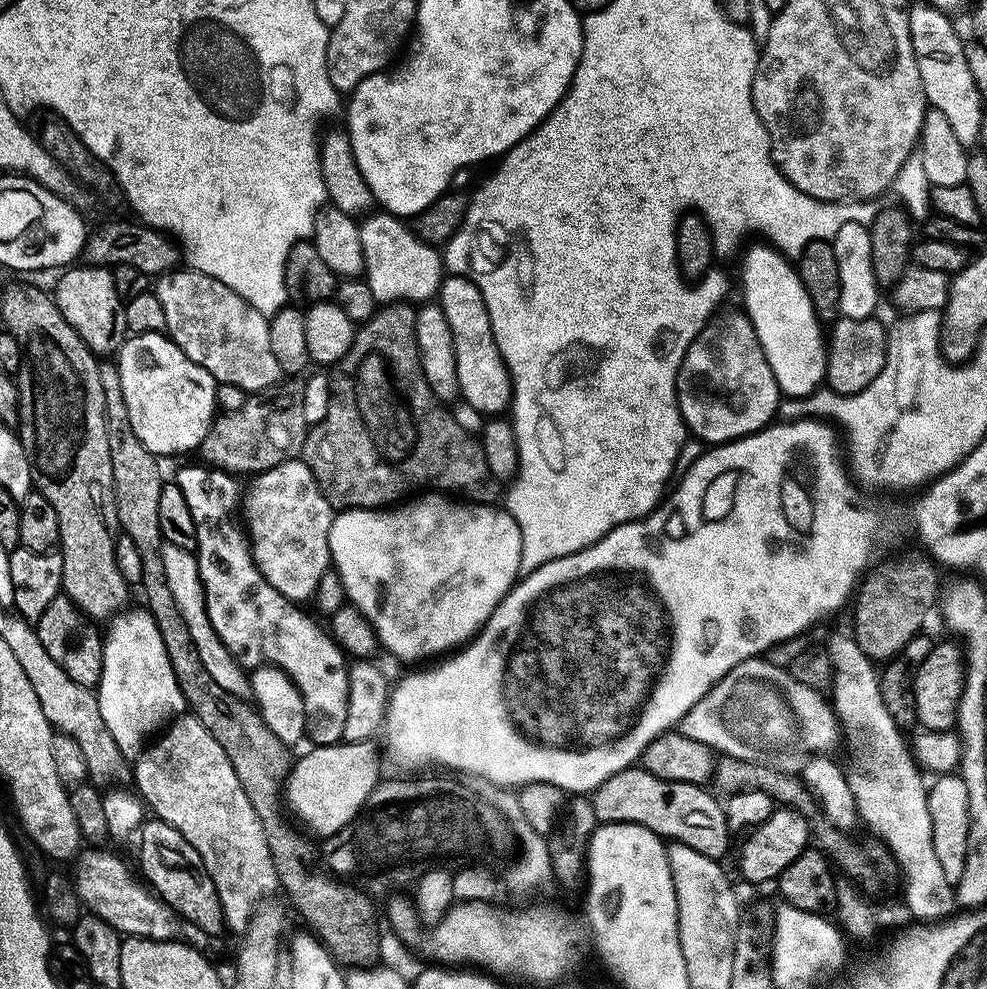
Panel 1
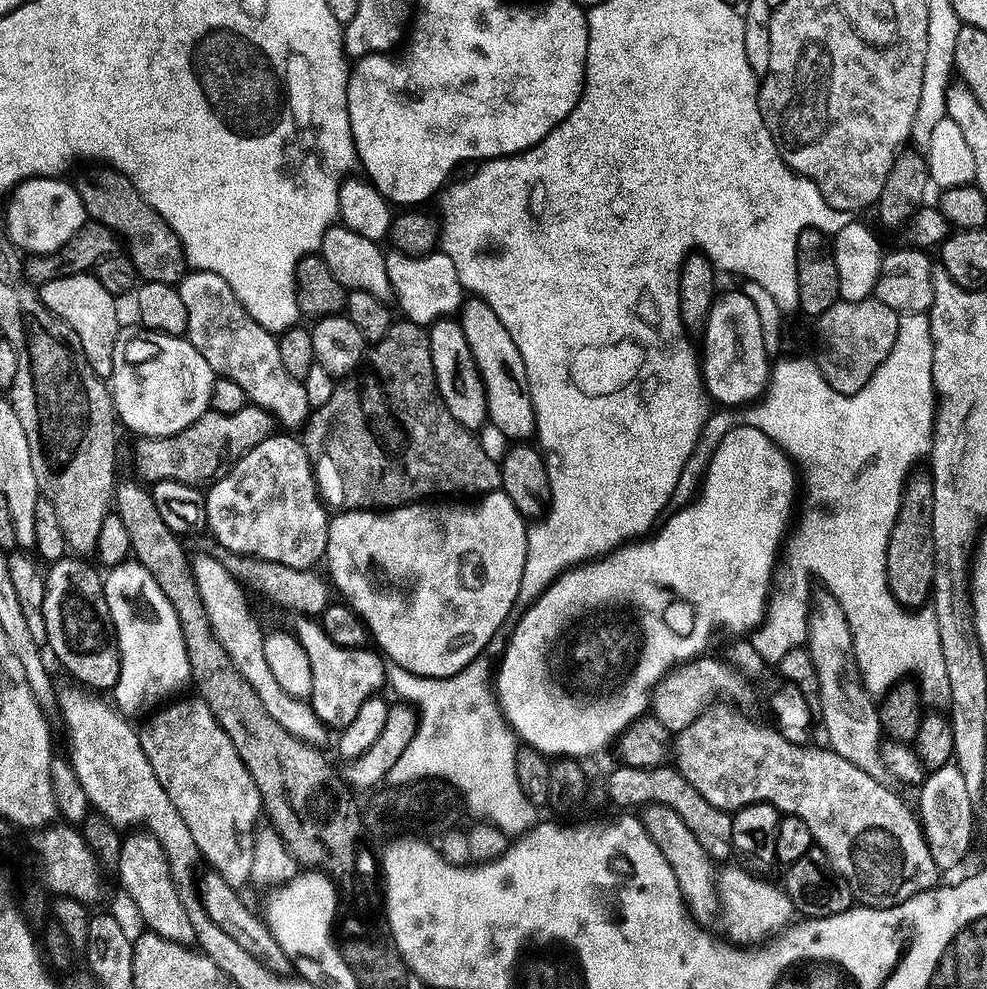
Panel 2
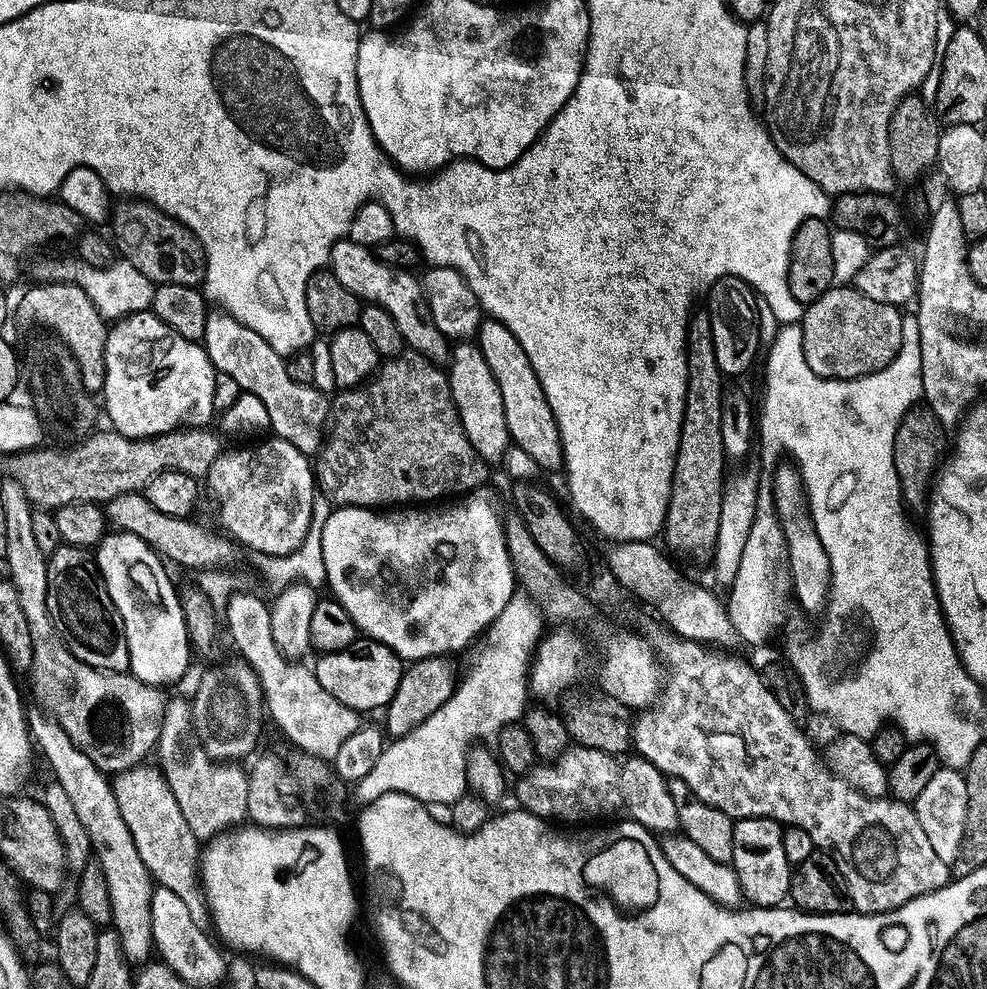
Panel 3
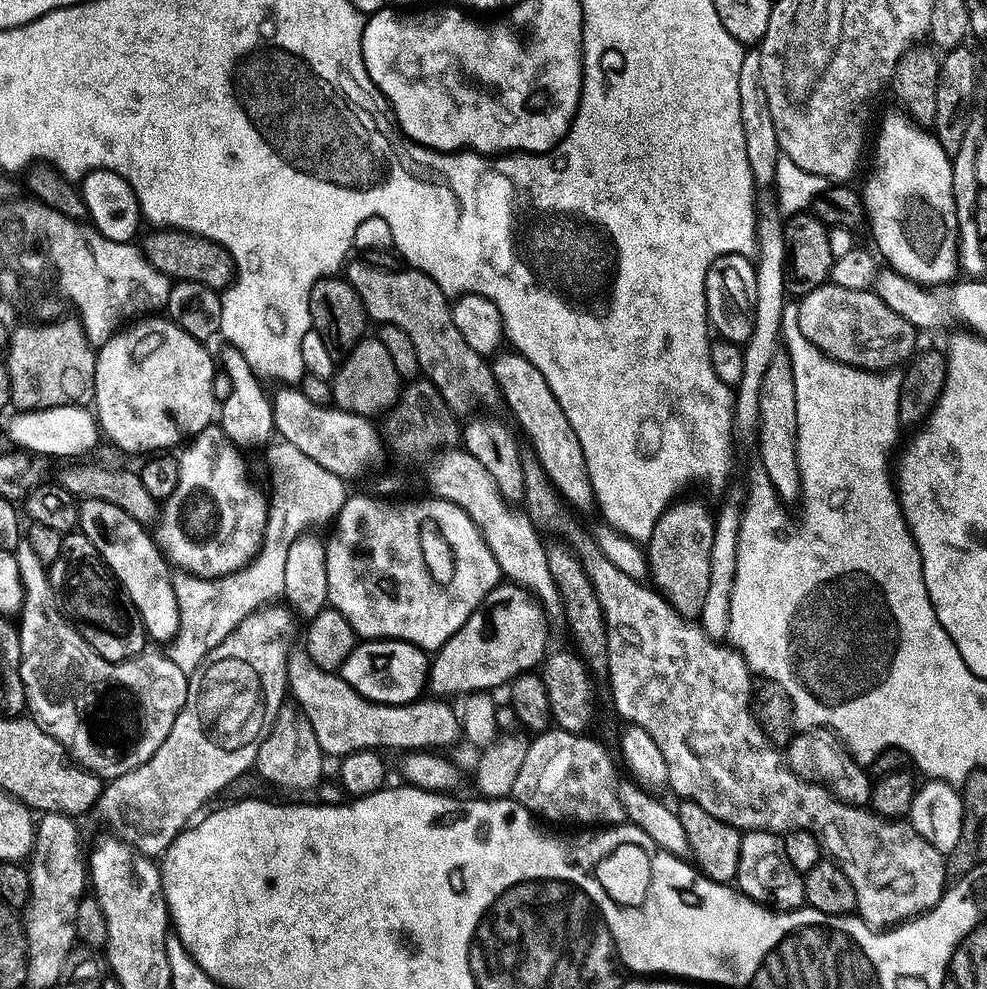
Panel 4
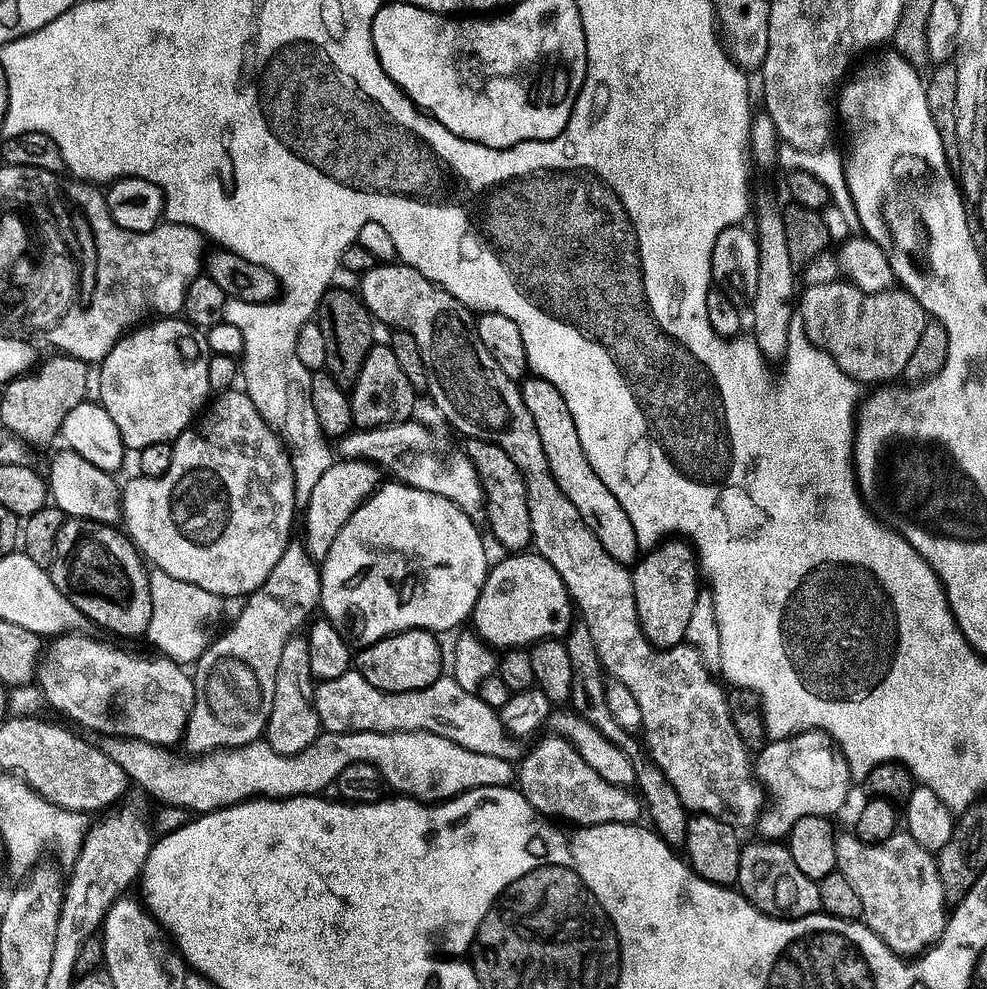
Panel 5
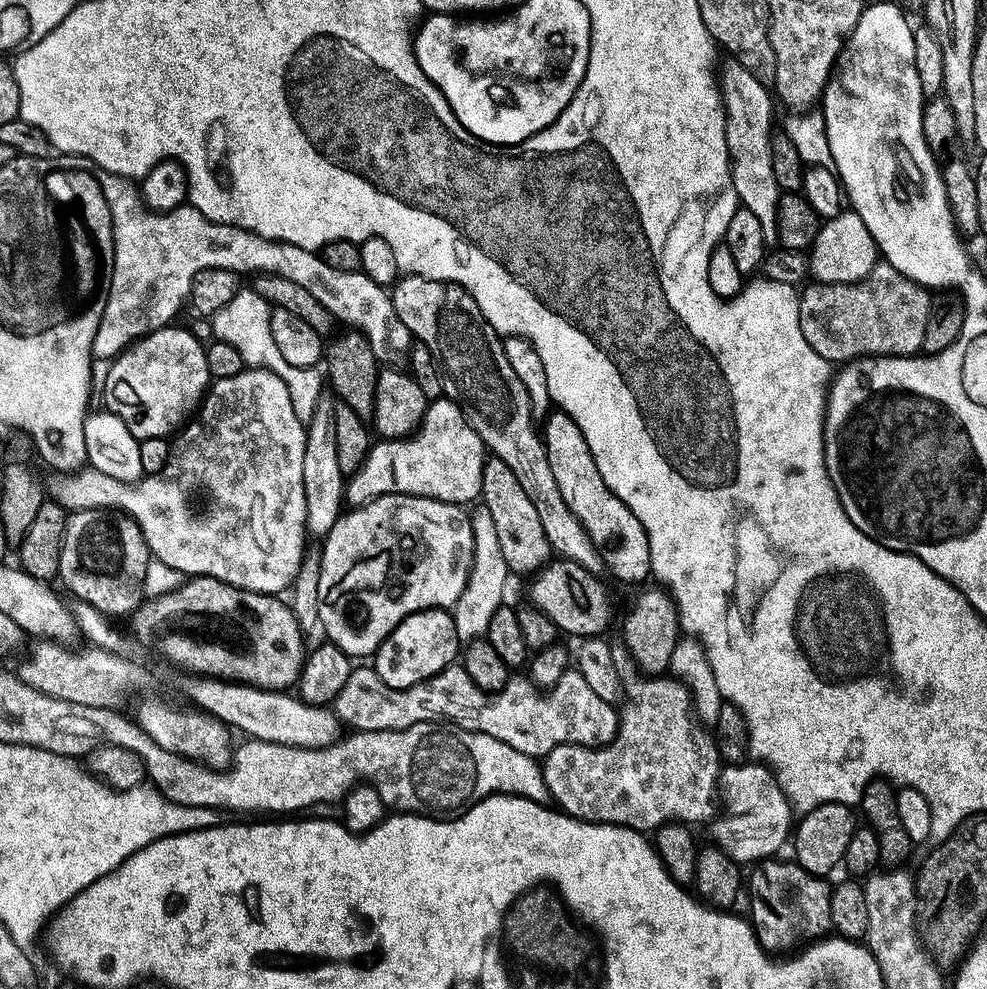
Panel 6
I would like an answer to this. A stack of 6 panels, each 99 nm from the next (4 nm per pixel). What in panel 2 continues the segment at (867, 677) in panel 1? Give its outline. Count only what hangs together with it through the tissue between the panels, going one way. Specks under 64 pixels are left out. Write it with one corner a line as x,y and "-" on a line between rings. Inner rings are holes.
827,592
819,594
812,604
806,646
818,671
822,701
819,715
826,728
829,749
871,777
883,779
886,774
881,754
884,735
877,701
869,695
863,683
856,680
856,652
853,650
853,634
845,611
835,596

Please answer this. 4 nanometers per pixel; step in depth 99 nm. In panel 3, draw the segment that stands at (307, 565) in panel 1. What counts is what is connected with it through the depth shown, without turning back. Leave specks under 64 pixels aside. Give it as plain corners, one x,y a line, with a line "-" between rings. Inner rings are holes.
271,439
257,448
221,451
218,462
208,471
206,483
216,495
223,531
237,545
245,544
261,557
287,557
299,550
311,528
318,476
313,461
302,450
285,440

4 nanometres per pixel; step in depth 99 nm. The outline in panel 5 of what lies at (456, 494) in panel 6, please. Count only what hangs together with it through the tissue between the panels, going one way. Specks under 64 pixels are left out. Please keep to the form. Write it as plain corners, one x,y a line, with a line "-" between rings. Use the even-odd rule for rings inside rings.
363,460
336,462
330,470
326,471
321,482
315,487
306,507
308,517
304,520
302,544
309,556
323,558
330,554
330,550
334,546
338,534
346,526
346,522
370,499
372,493
377,491
378,485
381,483
379,475
381,476
381,473
371,463

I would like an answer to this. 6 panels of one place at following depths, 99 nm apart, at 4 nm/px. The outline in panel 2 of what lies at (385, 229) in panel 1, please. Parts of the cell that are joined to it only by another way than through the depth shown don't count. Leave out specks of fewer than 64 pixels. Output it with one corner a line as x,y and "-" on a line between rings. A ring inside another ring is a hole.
398,251
387,253
388,277
392,283
395,303
400,303
405,321
431,329
440,320
455,317
463,309
466,293
458,278
458,270
450,257
433,254
428,257
407,257

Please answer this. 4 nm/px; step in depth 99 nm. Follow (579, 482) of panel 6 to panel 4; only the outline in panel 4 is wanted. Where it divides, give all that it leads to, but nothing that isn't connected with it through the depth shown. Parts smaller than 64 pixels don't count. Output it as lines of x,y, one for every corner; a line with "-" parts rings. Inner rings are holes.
515,350
501,351
491,361
491,366
503,403
508,403
513,418
520,423
519,431
522,436
524,431
525,436
523,439
532,443
529,444
531,451
536,453
542,470
560,499
571,509
588,512
592,508
593,511
596,495
586,466
586,454
582,454
582,442
578,442
578,434
574,434
574,426
570,426
570,418
566,418
562,406
558,406
558,398
554,398
550,382
542,378
542,370

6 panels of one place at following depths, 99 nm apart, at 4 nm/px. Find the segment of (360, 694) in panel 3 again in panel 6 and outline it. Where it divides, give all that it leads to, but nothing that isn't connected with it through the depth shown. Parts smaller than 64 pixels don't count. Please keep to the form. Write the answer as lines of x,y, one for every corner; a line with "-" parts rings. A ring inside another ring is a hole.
432,608
406,618
390,633
375,654
374,667
378,678
382,678
386,686
401,692
442,674
447,668
453,667
461,656
462,643
455,628
453,613

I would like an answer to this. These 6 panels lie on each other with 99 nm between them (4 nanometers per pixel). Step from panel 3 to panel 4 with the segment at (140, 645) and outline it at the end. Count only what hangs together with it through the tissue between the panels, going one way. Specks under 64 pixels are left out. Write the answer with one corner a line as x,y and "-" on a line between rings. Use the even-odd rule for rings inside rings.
85,499
80,504
79,531
98,550
112,575
116,577
123,593
144,619
144,628
153,641
172,642
179,634
179,608
175,598
173,569
156,543
153,533
141,525
126,510
110,502

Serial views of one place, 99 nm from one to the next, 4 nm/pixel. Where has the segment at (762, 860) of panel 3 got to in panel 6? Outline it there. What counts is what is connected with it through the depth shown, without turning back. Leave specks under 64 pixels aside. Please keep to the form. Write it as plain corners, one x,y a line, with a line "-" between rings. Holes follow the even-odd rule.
773,858
761,863
755,869
757,872
750,876
750,923
756,930
760,945
772,954
776,954
779,948
799,949
809,942
827,937
833,931
830,912
832,888
828,884
829,881
819,876
811,876
796,862
787,864
782,859

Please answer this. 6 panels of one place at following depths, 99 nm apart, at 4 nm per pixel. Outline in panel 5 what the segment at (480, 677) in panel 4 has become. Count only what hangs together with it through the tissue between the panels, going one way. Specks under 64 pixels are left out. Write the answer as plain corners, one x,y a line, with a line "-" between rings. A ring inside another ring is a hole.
512,554
507,558
509,560
502,561
497,568
495,565
489,571
476,609
472,611
470,624
476,627
475,635
492,650
528,650
541,641
563,637
566,632
564,615
568,612
568,604
570,608
570,597
568,588
562,582
562,574
558,574
558,570
539,554

